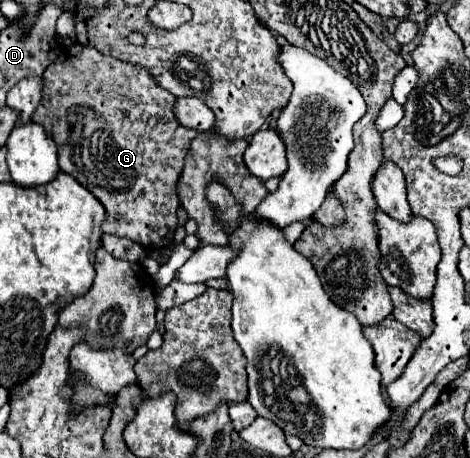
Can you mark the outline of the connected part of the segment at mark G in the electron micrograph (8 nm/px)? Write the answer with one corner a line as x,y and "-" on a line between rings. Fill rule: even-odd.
79,43
67,47
59,59
47,67
43,81
41,105
35,109
31,121
51,131
59,149
61,171
75,177
105,205
107,221
103,223
103,233
131,239
147,249
169,247
177,229
177,179
183,171
183,157
189,151
189,143
197,137
193,129
183,127
175,119
173,109
177,97
163,91
145,67
107,57

